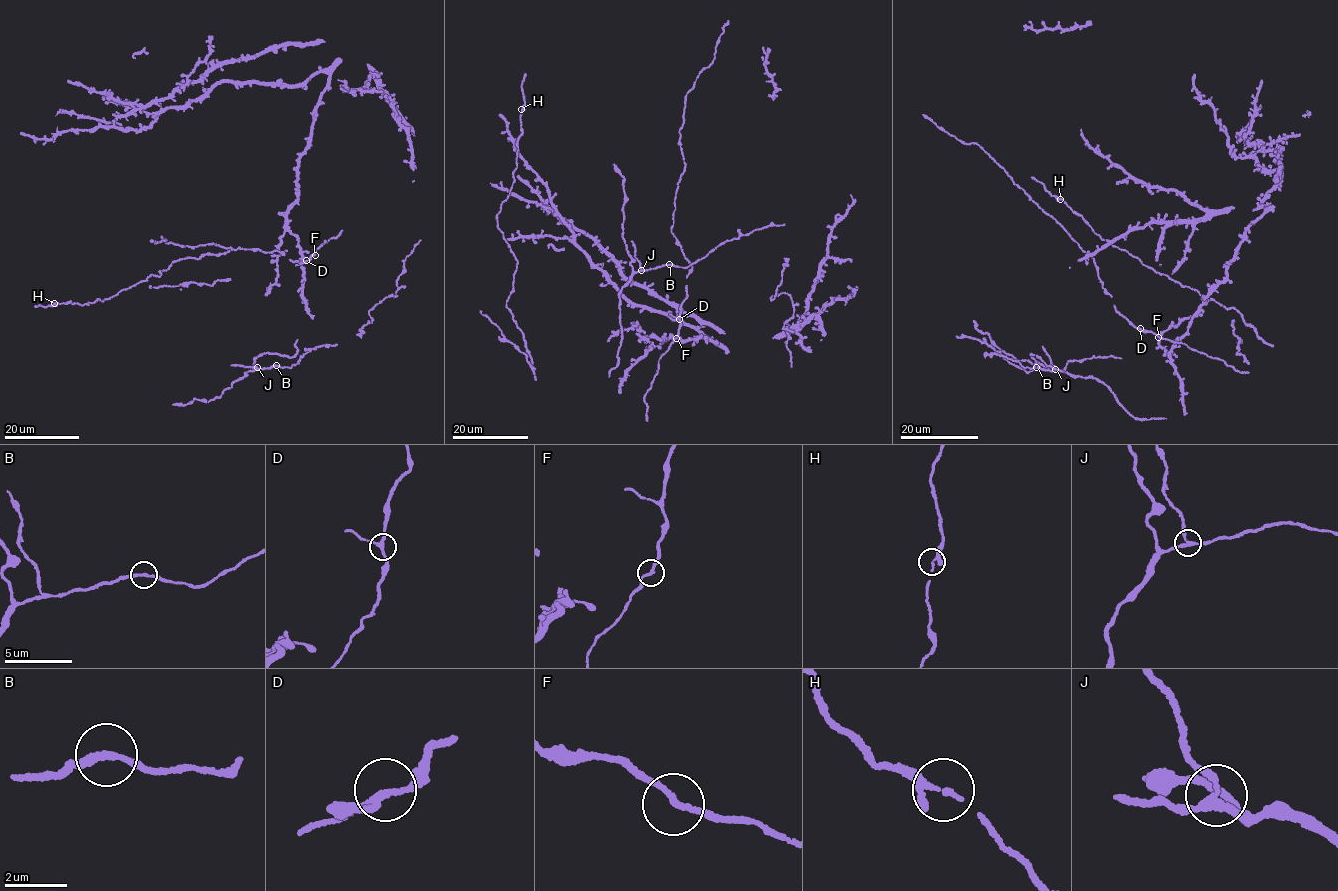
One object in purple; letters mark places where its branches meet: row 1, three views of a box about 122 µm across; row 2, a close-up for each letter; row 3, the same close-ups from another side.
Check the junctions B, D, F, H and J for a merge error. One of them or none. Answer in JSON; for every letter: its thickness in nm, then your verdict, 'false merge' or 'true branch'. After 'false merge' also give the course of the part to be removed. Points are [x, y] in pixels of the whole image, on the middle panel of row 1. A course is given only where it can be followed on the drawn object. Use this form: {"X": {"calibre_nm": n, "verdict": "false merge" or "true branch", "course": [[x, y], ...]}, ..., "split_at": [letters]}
{"B": {"calibre_nm": 200, "verdict": "true branch"}, "D": {"calibre_nm": 190, "verdict": "true branch"}, "F": {"calibre_nm": 180, "verdict": "true branch"}, "H": {"calibre_nm": 160, "verdict": "true branch"}, "J": {"calibre_nm": 180, "verdict": "false merge", "course": [[641, 270], [631, 241]]}, "split_at": ["J"]}

